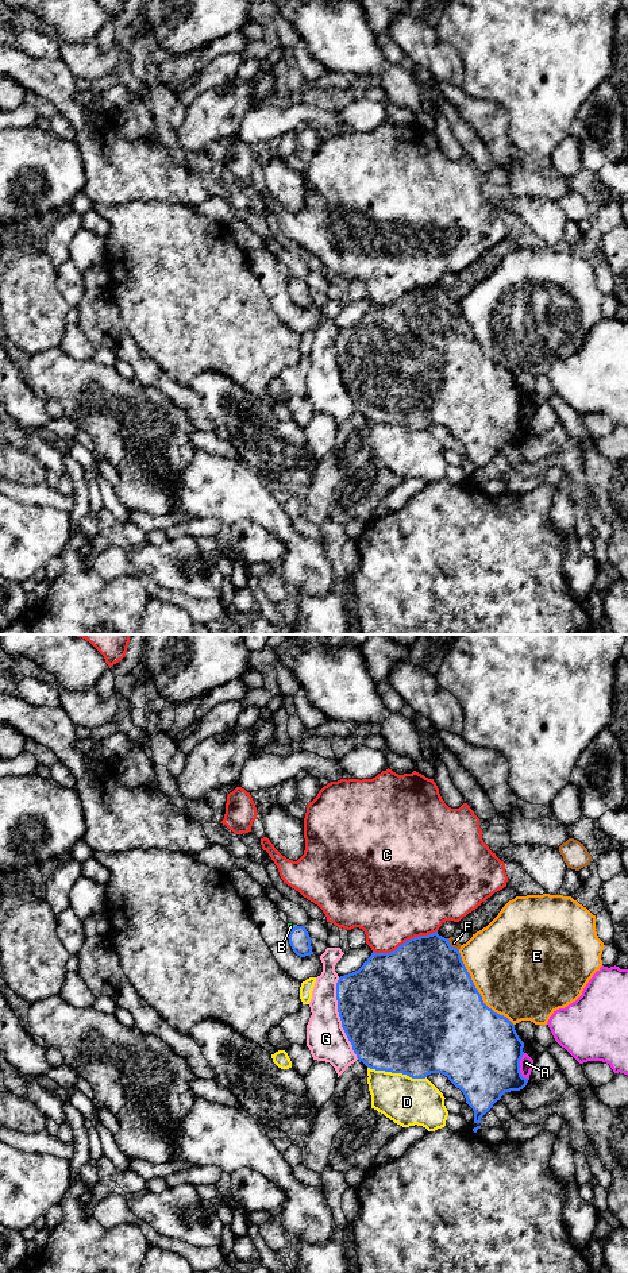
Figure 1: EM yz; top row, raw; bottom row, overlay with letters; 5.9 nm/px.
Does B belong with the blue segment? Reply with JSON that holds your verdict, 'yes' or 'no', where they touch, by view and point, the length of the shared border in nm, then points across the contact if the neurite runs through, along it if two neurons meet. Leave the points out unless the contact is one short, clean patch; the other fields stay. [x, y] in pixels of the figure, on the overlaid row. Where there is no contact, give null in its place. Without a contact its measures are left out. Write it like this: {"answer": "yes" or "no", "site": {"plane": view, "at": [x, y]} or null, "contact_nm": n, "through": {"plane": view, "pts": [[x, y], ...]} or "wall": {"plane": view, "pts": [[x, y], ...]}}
{"answer": "yes", "site": {"plane": "yz", "at": [292, 929]}, "contact_nm": 80}

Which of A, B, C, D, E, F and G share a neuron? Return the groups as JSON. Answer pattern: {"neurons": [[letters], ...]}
{"neurons": [["A"], ["B"], ["C"], ["D"], ["E"], ["F"], ["G"]]}

